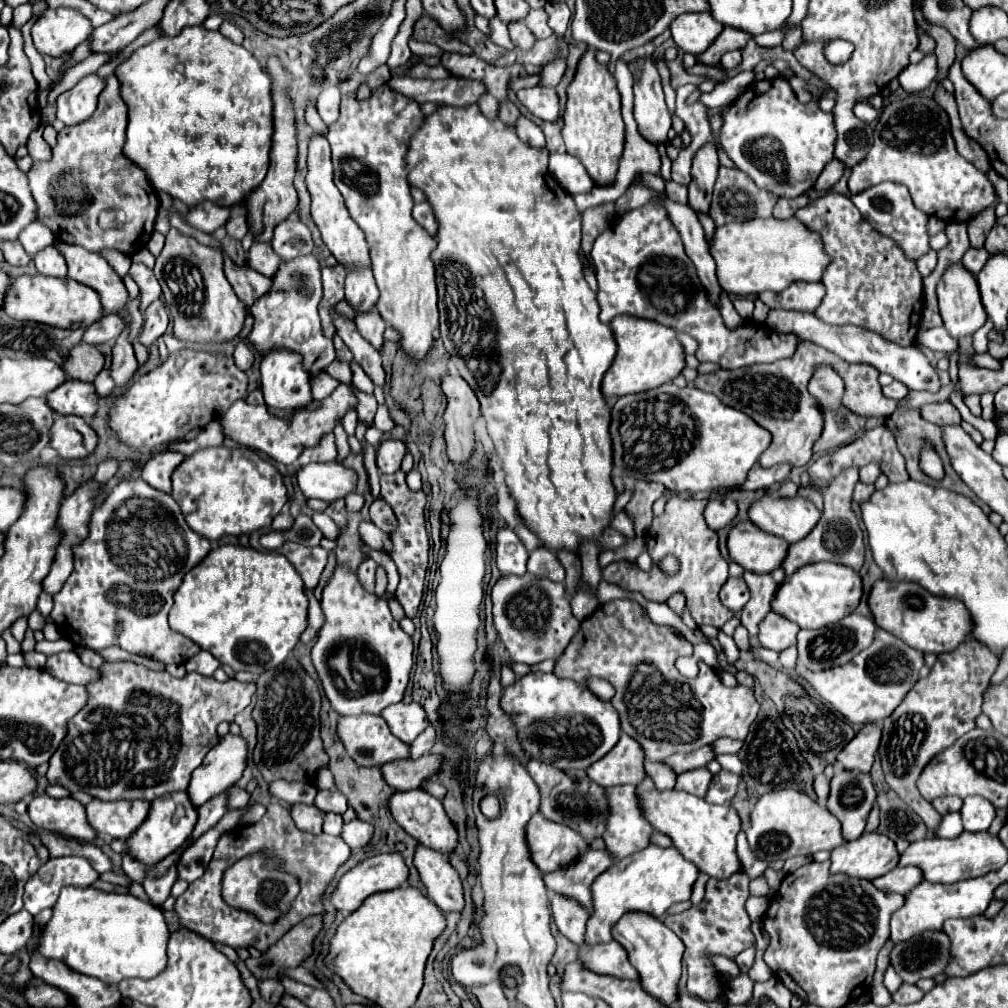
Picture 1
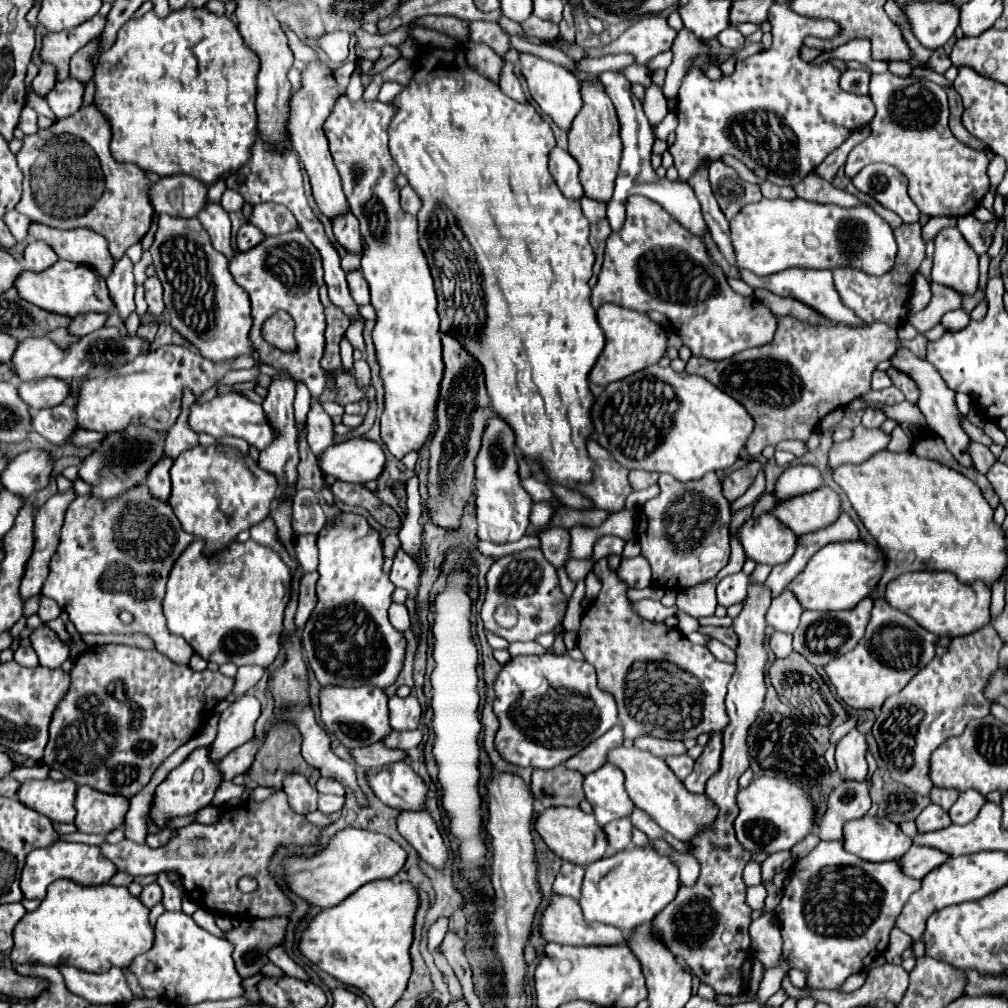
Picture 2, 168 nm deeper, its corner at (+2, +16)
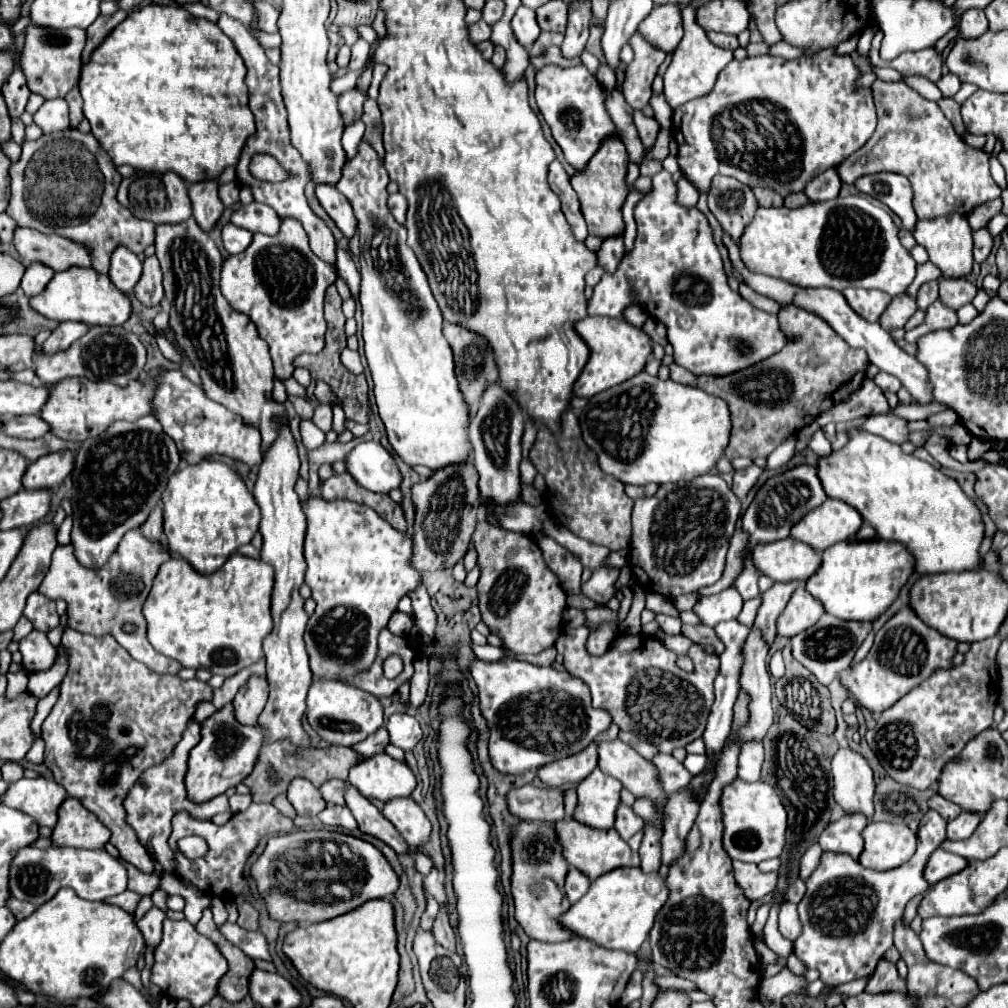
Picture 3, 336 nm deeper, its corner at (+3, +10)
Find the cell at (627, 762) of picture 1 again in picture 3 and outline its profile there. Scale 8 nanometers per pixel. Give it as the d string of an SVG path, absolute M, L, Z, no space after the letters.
M594 742L586 750L574 754L574 756L552 762L550 766L542 766L542 770L538 770L538 776L546 786L578 784L588 774L592 774L592 770L596 766L598 766L598 746Z

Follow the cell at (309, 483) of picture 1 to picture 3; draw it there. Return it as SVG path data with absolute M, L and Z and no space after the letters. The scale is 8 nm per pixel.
M360 442L346 456L346 472L370 492L390 492L400 486L400 472L394 458L380 442Z

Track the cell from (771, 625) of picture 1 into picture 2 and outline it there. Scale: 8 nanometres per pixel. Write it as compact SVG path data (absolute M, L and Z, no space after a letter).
M785 590L781 596L773 598L767 612L767 624L779 632L795 632L801 612L803 608L799 600L795 600L795 594L791 594L791 590Z

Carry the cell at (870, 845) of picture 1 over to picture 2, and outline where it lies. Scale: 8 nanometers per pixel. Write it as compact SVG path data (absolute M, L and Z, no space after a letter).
M863 816L845 824L845 848L867 862L897 860L911 844L913 838L887 818Z

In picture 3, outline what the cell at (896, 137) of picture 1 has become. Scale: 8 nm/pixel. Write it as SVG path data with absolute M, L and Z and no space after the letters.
M884 80L872 84L872 98L878 110L878 128L862 150L838 164L836 170L842 182L852 184L858 176L874 172L898 172L912 182L912 202L918 220L934 220L950 214L968 216L976 206L1002 194L990 176L990 156L964 144L936 102L922 98L904 82Z

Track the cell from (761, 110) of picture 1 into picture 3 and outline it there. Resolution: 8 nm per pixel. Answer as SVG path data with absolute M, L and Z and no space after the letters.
M822 50L822 54L816 54L814 58L796 58L796 60L784 60L784 58L776 58L776 56L758 56L758 58L744 58L744 60L732 60L720 74L718 80L714 84L714 88L710 90L710 94L704 94L700 98L694 98L682 106L678 106L678 110L674 110L672 114L672 136L678 142L678 166L684 174L684 178L700 192L708 192L708 186L714 178L714 174L724 174L724 176L732 176L736 180L740 180L742 184L754 188L754 186L766 186L772 188L774 192L788 196L792 192L802 192L806 182L810 178L814 178L816 174L838 166L844 158L848 158L852 152L856 152L858 148L862 148L866 144L866 140L874 134L876 130L876 108L872 102L872 94L870 88L854 88L854 80L858 78L858 70L852 62L850 56L836 56L832 54L832 50Z

